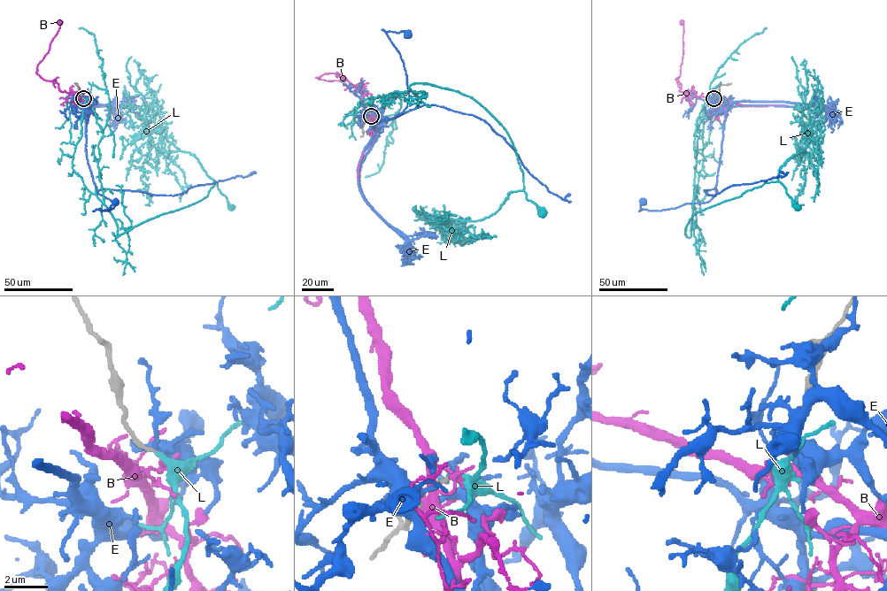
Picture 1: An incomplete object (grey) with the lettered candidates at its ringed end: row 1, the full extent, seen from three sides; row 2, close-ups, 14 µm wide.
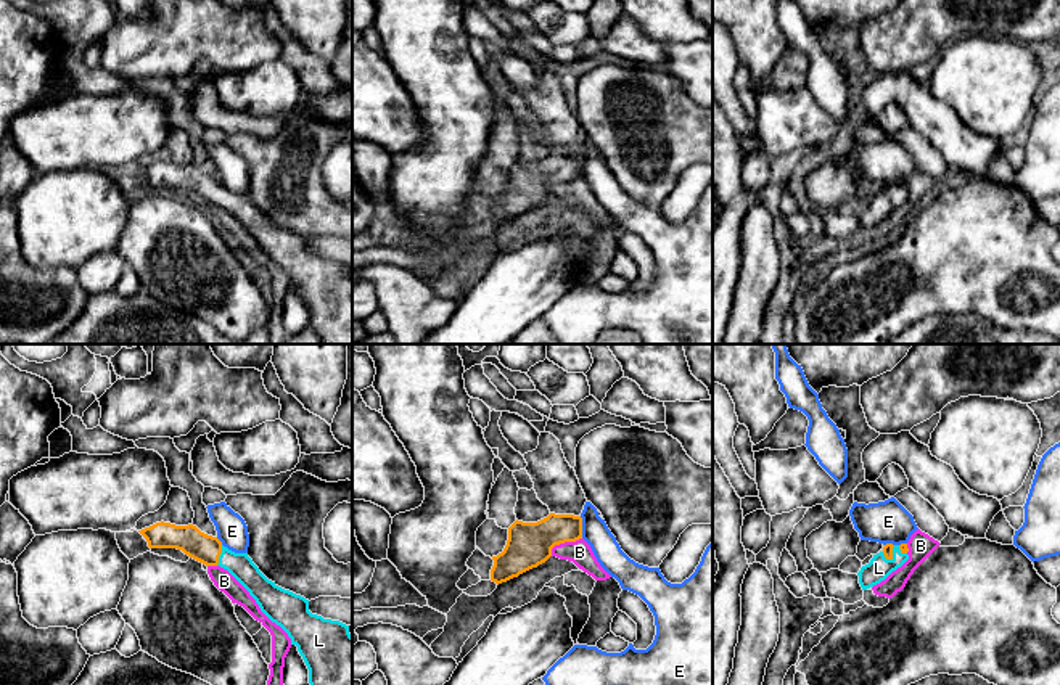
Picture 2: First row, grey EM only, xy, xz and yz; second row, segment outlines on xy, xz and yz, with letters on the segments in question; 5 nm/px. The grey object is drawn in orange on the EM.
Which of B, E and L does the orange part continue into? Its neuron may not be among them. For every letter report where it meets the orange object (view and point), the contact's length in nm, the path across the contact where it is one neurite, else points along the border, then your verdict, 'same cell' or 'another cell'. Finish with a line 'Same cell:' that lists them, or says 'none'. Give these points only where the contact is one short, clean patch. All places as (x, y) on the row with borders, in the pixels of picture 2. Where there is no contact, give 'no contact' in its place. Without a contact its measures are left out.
B: xz (563, 542) | 180 nm | along xz (581, 537), (557, 544), (550, 555) | another cell
E: xz (581, 528) | 110 nm | along xz (579, 516), (583, 537) | another cell
L: xy (219, 555) | 110 nm | across xy (198, 545), (219, 555), (238, 565) | same cell
Same cell: L

